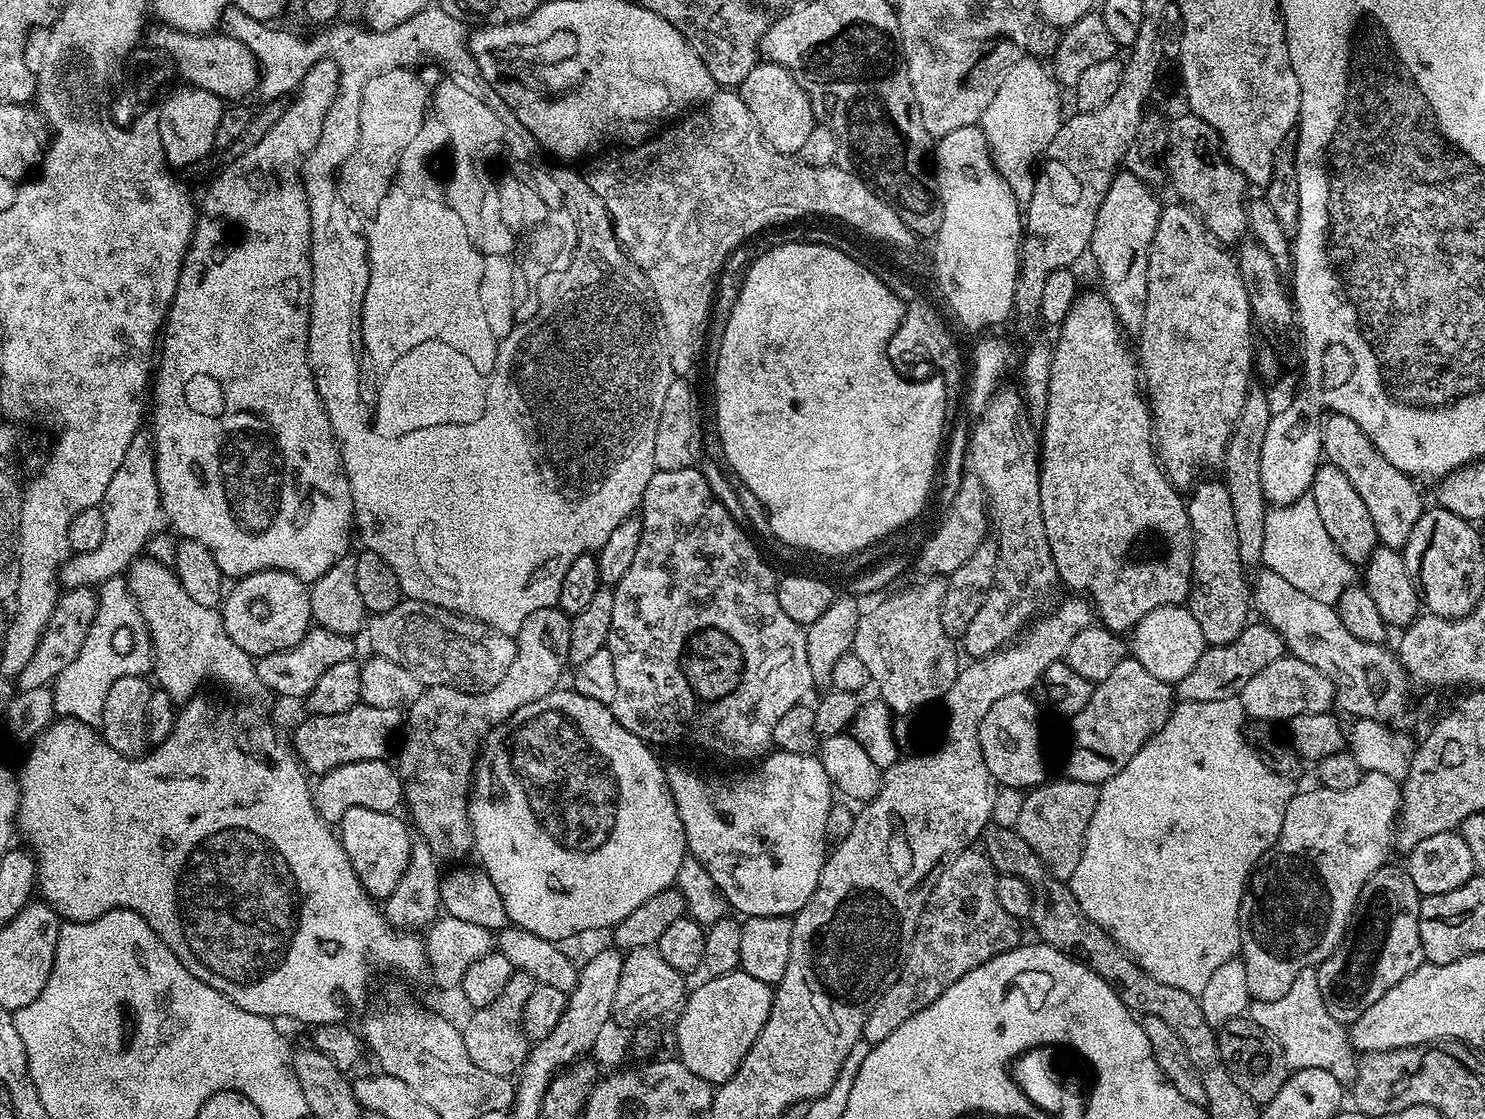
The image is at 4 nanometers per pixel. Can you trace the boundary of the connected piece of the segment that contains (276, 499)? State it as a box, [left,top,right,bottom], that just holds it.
[150,58,354,582]

